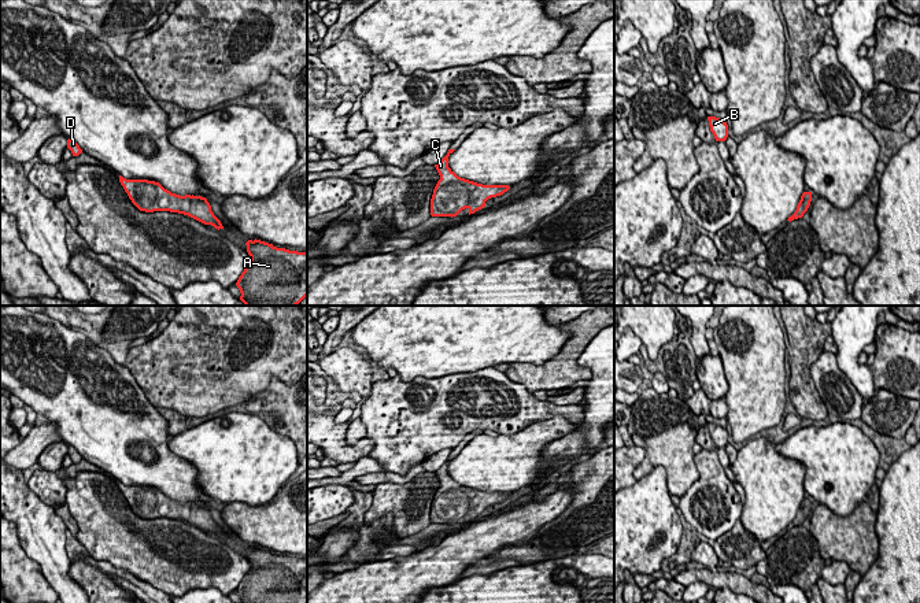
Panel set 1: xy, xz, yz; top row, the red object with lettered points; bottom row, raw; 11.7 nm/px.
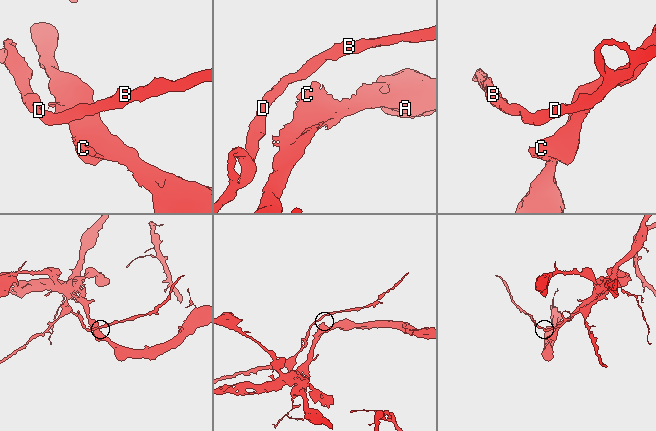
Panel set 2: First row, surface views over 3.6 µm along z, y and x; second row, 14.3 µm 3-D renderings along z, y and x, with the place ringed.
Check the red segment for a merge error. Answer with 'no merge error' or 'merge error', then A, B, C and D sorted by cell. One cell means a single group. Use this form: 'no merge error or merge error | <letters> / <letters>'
no merge error | A B C D

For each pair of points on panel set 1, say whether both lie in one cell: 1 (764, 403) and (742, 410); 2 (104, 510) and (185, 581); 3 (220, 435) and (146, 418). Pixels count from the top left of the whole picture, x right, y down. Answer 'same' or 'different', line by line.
1: same
2: same
3: different

